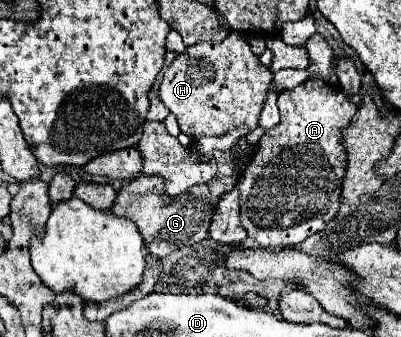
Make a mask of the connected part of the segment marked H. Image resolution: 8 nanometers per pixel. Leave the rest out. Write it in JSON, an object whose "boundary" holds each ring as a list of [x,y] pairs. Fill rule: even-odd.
{"boundary":[[[231,30],[223,42],[193,44],[177,54],[163,74],[159,98],[177,116],[181,132],[197,142],[207,136],[219,138],[235,128],[255,130],[271,78],[271,70],[251,52],[247,34]]]}

